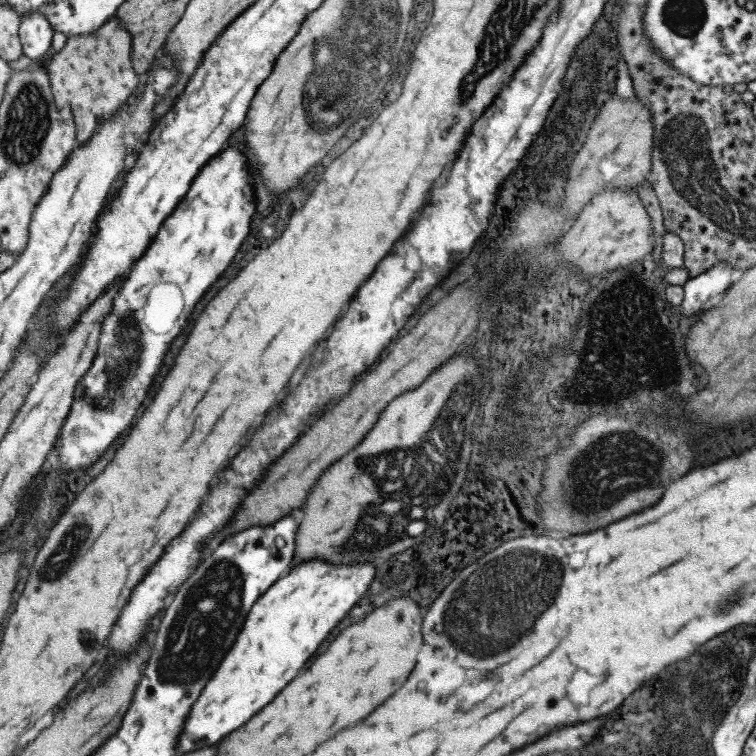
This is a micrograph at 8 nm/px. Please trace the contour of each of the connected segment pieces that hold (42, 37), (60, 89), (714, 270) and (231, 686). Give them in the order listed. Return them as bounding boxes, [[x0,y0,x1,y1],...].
[[18,11,54,58],[47,18,139,145],[679,262,737,318],[176,560,375,752]]

